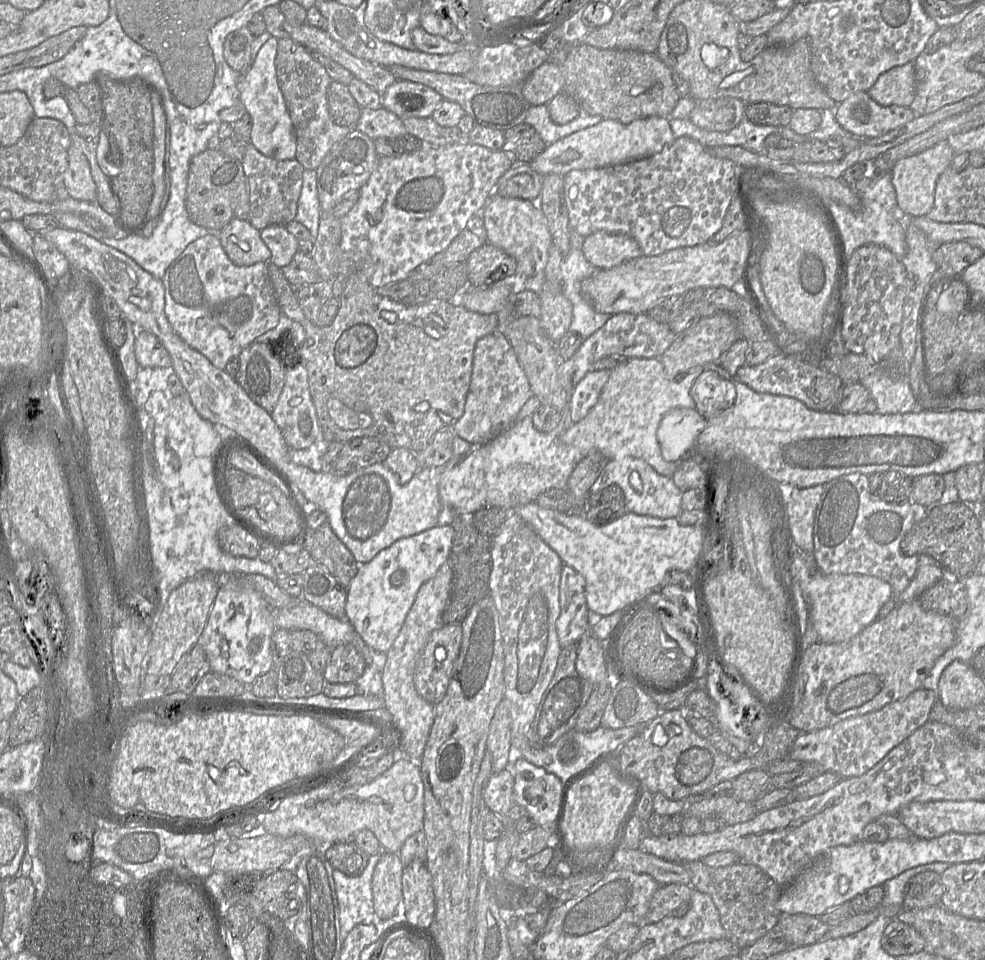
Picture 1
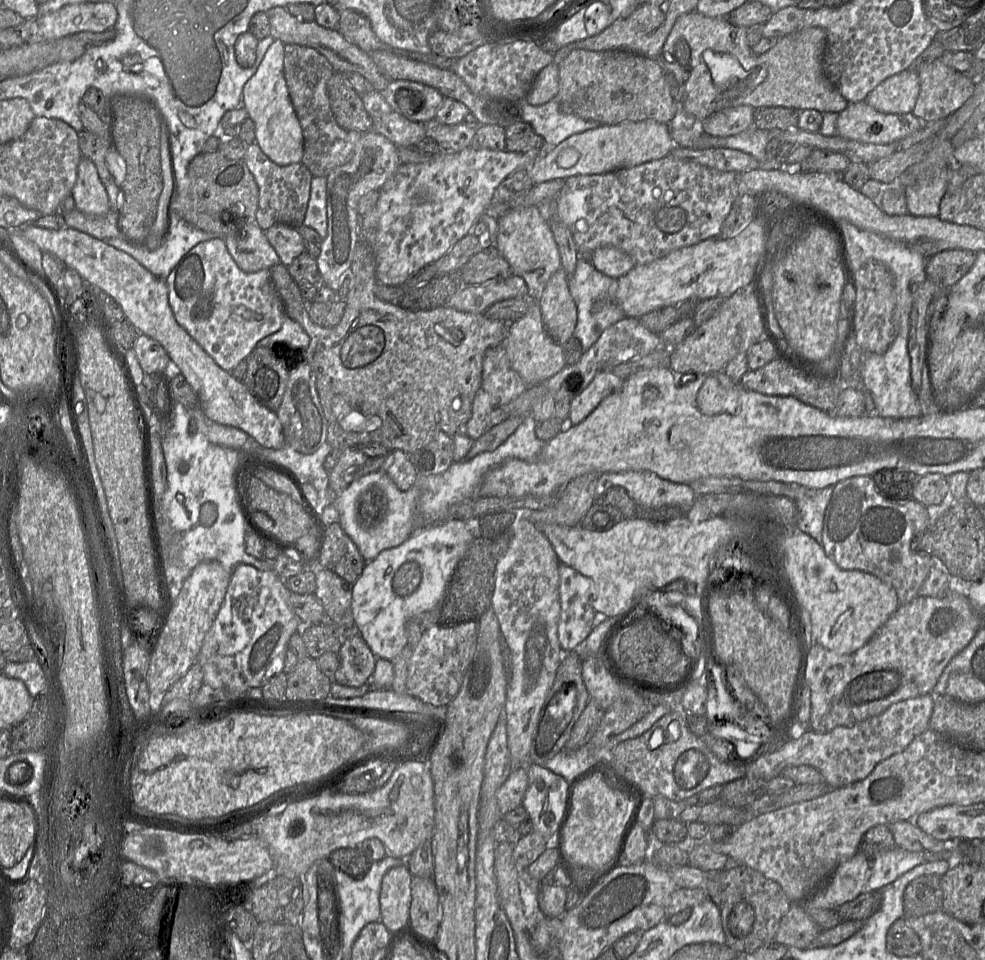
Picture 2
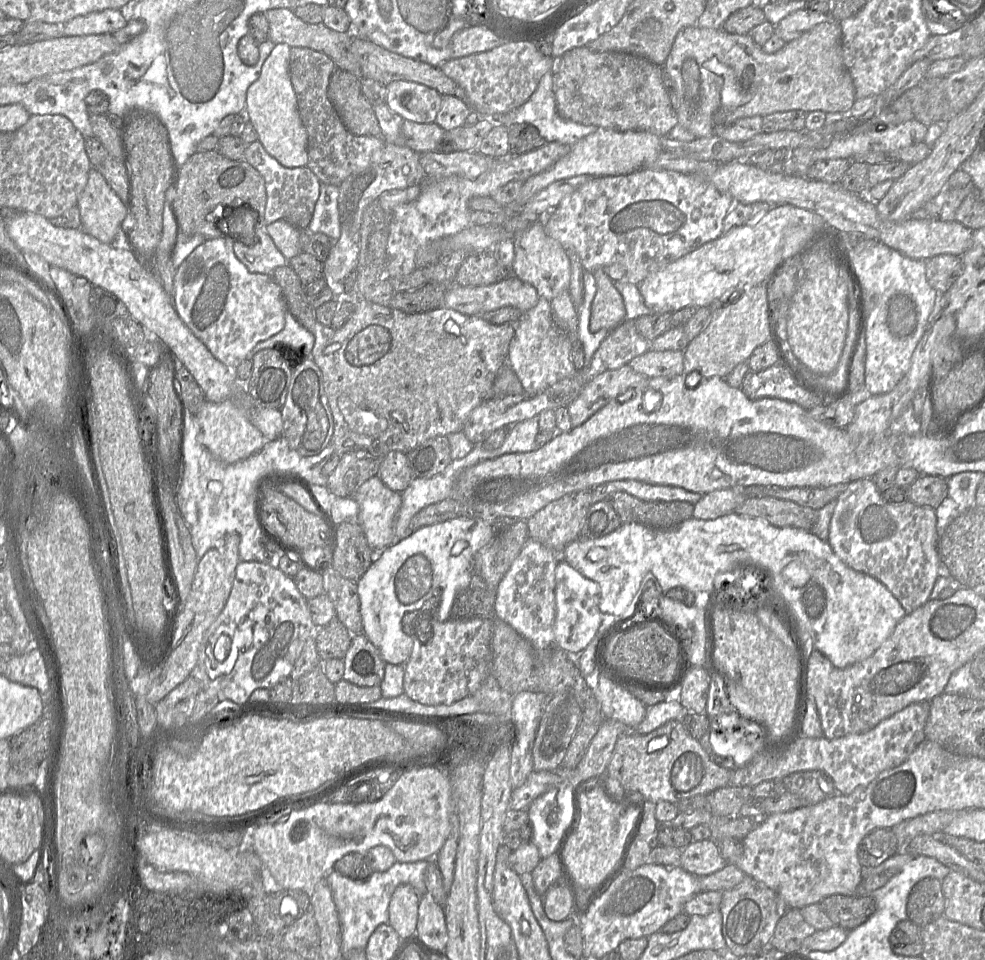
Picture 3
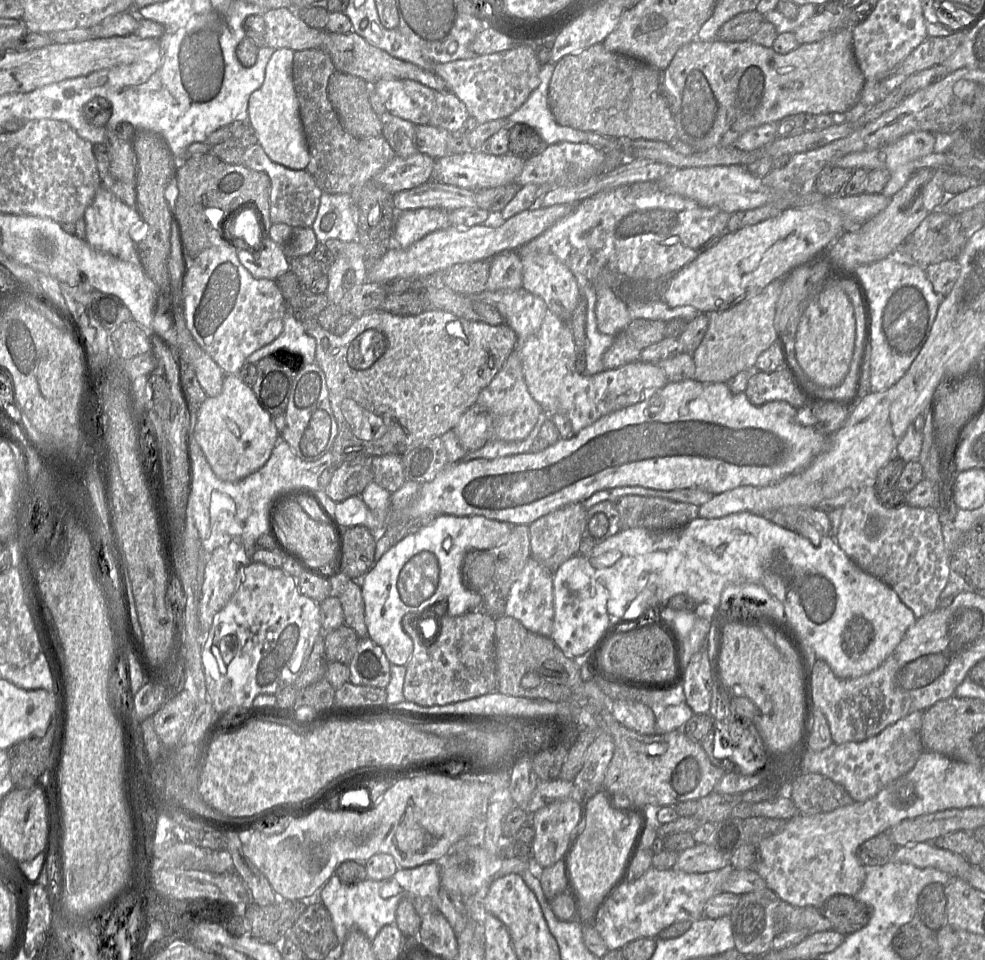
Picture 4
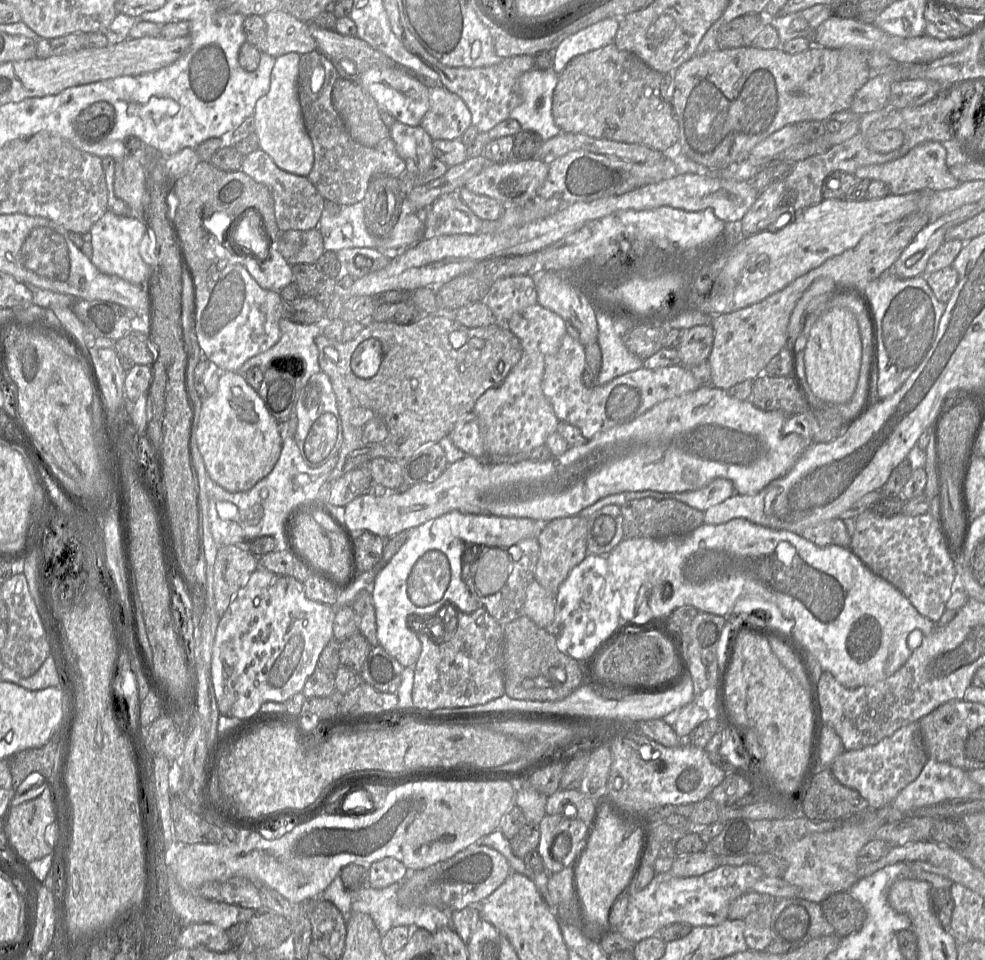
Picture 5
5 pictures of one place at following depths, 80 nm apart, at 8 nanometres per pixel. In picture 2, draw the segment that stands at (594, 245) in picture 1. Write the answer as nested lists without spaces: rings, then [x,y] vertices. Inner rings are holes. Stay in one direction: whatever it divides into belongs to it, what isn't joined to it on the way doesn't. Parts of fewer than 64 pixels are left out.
[[[612,246],[594,250],[589,260],[597,271],[614,279],[624,276],[635,266],[634,260],[627,253]]]

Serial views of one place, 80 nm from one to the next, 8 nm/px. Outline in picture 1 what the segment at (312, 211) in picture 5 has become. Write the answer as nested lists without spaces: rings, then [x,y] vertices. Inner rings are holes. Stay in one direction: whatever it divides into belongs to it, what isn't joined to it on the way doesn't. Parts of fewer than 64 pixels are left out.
[[[249,143],[246,146],[242,166],[248,180],[250,201],[248,221],[252,226],[261,231],[271,225],[286,225],[295,220],[305,170],[301,163],[295,158],[276,160],[266,157],[253,144]]]

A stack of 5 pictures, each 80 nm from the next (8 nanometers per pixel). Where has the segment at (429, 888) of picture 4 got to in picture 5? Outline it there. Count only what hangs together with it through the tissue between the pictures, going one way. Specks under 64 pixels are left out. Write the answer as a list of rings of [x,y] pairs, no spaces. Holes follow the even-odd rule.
[[[339,873],[322,893],[322,898],[333,903],[339,909],[345,918],[346,924],[348,917],[352,913],[368,914],[381,936],[397,926],[426,929],[432,933],[443,927],[452,927],[452,909],[439,909],[431,905],[402,907],[398,903],[398,891],[400,888],[401,882],[391,884],[382,889],[375,889],[370,886],[363,886],[359,889],[346,889]]]

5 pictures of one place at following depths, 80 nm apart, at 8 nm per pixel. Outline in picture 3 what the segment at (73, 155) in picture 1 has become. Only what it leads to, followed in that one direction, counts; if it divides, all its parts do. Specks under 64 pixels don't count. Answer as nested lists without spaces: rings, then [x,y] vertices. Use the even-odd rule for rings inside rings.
[[[93,167],[77,206],[82,229],[105,244],[115,241],[122,222],[127,215],[131,215],[130,206],[122,202],[100,172]]]

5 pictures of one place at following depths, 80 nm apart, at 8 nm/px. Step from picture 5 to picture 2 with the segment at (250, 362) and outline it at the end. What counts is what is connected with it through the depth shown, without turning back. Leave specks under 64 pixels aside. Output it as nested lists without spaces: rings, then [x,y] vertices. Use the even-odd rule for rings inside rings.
[[[285,315],[281,328],[258,341],[256,347],[278,347],[273,349],[275,353],[281,349],[284,349],[285,352],[288,352],[287,349],[292,349],[294,352],[290,353],[288,358],[290,361],[294,361],[296,356],[300,355],[299,352],[304,353],[309,342],[310,338],[304,329],[296,321]],[[284,347],[287,348],[285,349]]]

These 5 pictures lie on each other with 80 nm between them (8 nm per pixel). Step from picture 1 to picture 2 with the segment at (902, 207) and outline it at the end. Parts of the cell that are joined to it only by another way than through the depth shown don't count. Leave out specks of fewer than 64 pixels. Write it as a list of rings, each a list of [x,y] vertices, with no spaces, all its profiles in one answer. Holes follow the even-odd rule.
[[[950,169],[937,173],[934,178],[920,179],[914,186],[905,189],[907,211],[914,216],[938,217],[940,203],[946,193]]]

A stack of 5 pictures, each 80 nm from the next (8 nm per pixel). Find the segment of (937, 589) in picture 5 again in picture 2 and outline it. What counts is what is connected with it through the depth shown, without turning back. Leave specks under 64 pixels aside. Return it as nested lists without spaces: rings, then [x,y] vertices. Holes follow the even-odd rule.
[[[854,476],[842,480],[834,485],[828,486],[831,489],[831,496],[829,502],[825,508],[823,516],[823,528],[821,546],[824,549],[825,554],[835,562],[835,564],[844,570],[861,570],[870,574],[873,574],[892,586],[897,594],[900,604],[906,604],[912,601],[914,598],[919,596],[919,589],[927,578],[930,569],[933,567],[932,556],[925,553],[924,551],[915,552],[911,549],[911,542],[915,536],[924,532],[929,526],[929,515],[927,507],[919,503],[918,501],[911,498],[905,503],[893,503],[888,500],[883,493],[881,493],[871,476]]]

